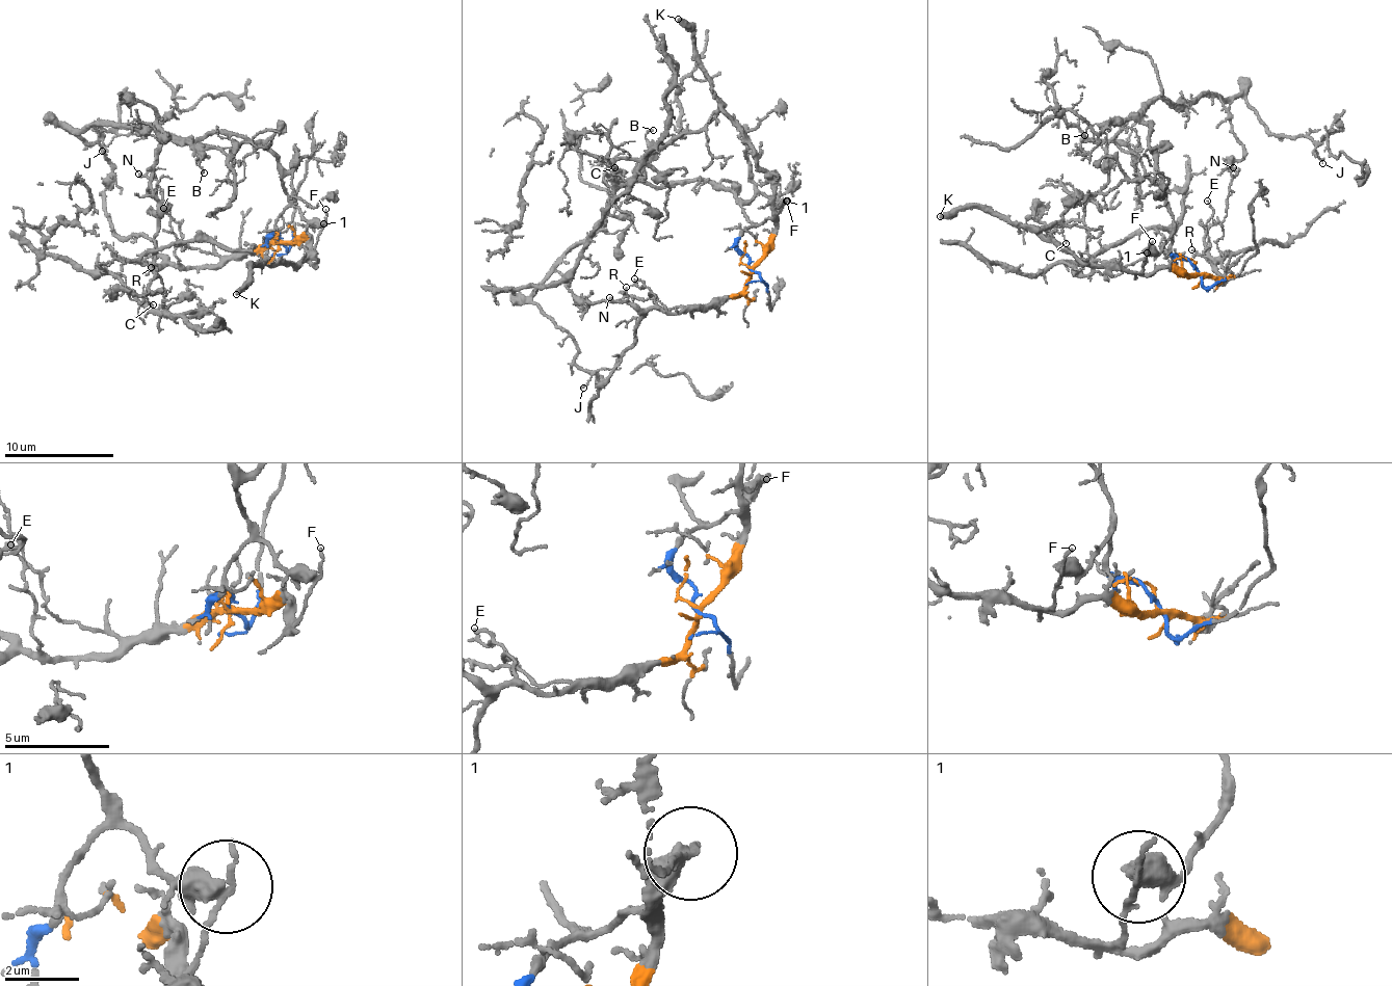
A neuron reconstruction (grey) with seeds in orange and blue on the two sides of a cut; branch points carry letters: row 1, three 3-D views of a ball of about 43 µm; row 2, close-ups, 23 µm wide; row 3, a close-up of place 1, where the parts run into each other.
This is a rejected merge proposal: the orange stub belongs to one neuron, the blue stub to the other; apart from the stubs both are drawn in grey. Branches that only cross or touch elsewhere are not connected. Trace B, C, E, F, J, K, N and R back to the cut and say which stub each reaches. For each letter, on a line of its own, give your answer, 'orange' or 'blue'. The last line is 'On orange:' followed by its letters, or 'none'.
B: blue
C: blue
E: orange
F: orange
J: blue
K: orange
N: orange
R: orange
On orange: E, F, K, N, R

